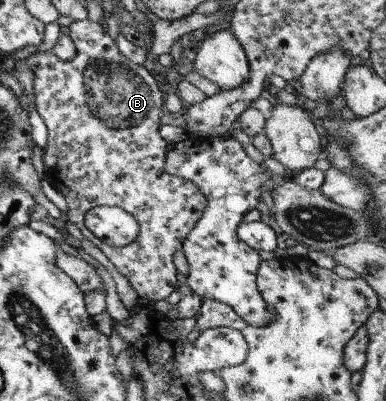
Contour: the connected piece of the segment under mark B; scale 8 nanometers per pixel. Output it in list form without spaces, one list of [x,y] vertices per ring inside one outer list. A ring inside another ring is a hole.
[[[83,19],[72,22],[69,28],[69,36],[76,48],[76,56],[74,56],[72,62],[61,61],[56,55],[54,55],[52,49],[46,52],[36,52],[26,60],[26,64],[28,64],[28,66],[32,68],[32,72],[34,72],[34,86],[32,86],[32,88],[34,88],[34,90],[32,90],[32,92],[34,92],[32,96],[34,99],[33,103],[48,129],[48,145],[42,152],[42,158],[46,168],[45,178],[66,199],[69,221],[72,222],[72,224],[75,224],[82,235],[90,240],[90,242],[94,243],[94,245],[104,253],[104,256],[108,258],[110,263],[116,267],[116,270],[122,276],[126,277],[126,280],[128,280],[130,285],[132,285],[132,288],[138,293],[138,297],[148,299],[153,304],[154,302],[165,300],[172,292],[179,289],[177,284],[178,272],[173,262],[174,253],[183,250],[184,240],[186,240],[188,232],[196,226],[196,222],[200,220],[200,216],[202,216],[202,212],[204,212],[204,208],[206,208],[208,202],[206,202],[206,196],[200,192],[200,188],[198,188],[194,182],[189,182],[188,180],[184,180],[184,178],[171,176],[166,173],[166,170],[164,170],[164,160],[168,153],[169,146],[159,134],[161,125],[160,117],[165,112],[163,107],[165,95],[162,81],[158,79],[156,75],[151,76],[150,72],[148,72],[143,65],[138,66],[138,64],[130,62],[126,56],[123,56],[118,49],[117,42],[107,34],[107,29],[102,24],[91,22],[89,19]],[[104,205],[122,208],[122,210],[130,212],[130,214],[136,218],[136,222],[140,224],[140,236],[136,236],[134,242],[120,247],[103,244],[102,241],[97,239],[88,223],[89,211],[92,210],[92,208],[102,207]]]

